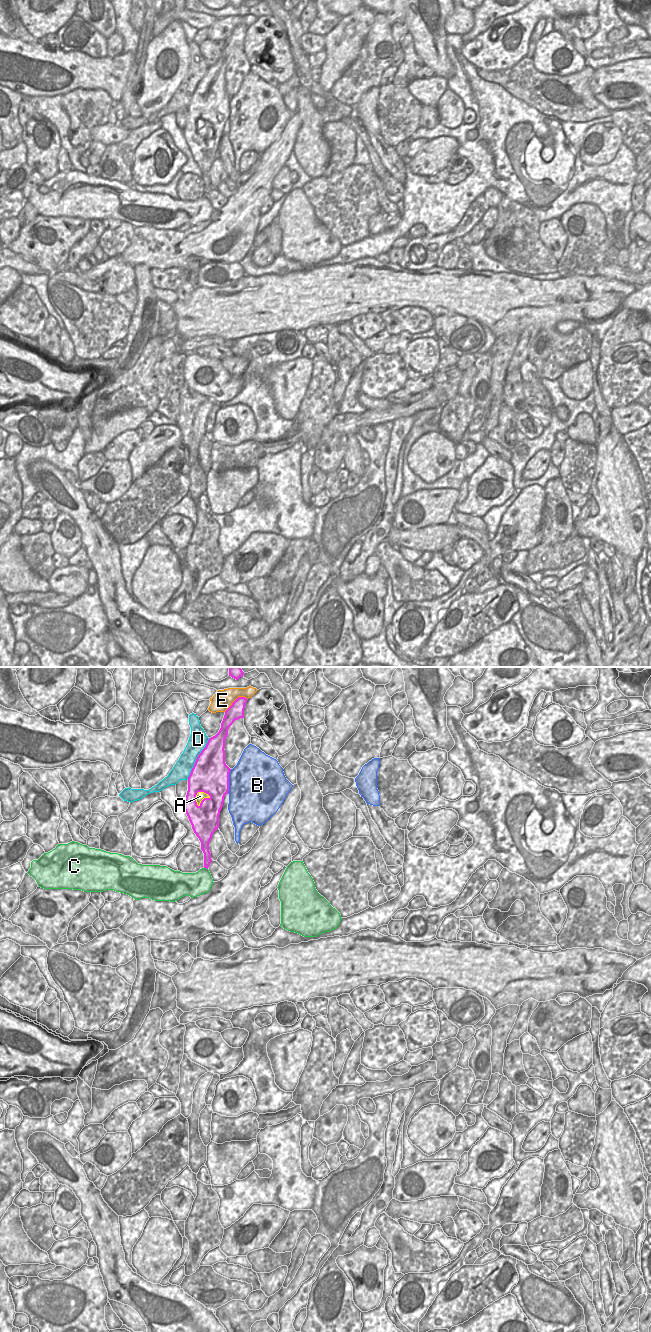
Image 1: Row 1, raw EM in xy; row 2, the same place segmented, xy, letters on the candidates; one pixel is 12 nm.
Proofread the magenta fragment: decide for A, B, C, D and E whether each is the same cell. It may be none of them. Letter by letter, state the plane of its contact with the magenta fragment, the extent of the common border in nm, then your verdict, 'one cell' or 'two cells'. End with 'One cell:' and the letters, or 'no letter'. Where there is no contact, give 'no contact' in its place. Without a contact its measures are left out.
A: contact in xy; length 200 nm; one cell
B: contact in xy; length 300 nm; two cells
C: contact in xy; length 60 nm; two cells
D: contact in xy; length 550 nm; two cells
E: contact in xy; length 320 nm; two cells
One cell: A

